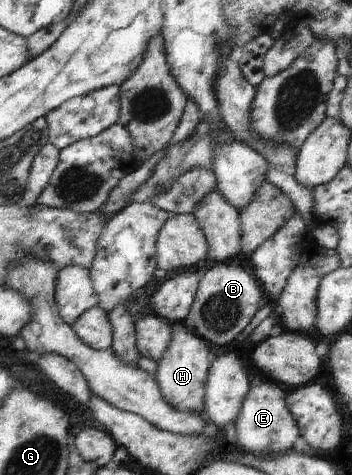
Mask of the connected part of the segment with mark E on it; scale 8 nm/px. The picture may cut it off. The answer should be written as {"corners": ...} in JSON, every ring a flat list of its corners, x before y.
{"corners":[[264,379,259,386,251,386,249,394,241,404,241,412,235,422,237,444,243,452,249,454,263,454,263,456,285,454,293,450,293,445,300,436,299,427,289,407,286,396,288,390,282,385]]}

